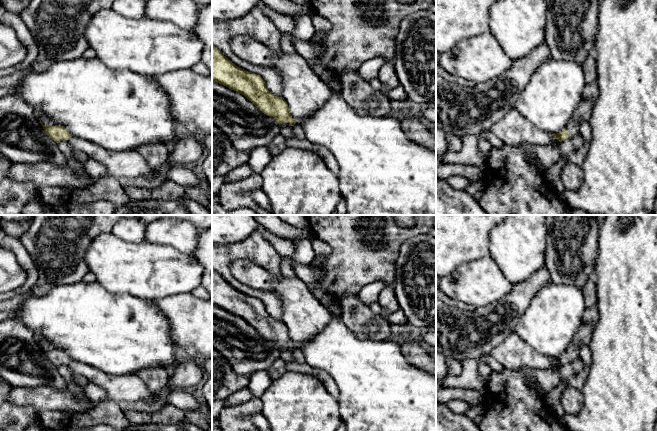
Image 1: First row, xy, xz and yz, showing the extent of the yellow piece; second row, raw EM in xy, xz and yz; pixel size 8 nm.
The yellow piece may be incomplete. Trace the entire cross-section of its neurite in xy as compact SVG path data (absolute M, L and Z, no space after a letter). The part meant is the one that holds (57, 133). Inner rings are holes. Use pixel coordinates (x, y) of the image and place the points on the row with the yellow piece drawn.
M42 114L39 118L45 133L56 143L71 138L69 131L65 127L57 125L48 116Z

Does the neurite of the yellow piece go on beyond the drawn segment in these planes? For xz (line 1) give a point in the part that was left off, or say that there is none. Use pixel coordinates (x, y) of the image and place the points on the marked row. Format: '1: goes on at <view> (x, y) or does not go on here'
1: does not go on here

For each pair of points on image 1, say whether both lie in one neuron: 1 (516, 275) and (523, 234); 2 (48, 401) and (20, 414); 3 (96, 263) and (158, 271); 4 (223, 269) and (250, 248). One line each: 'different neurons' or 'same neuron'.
1: same neuron
2: different neurons
3: same neuron
4: same neuron

